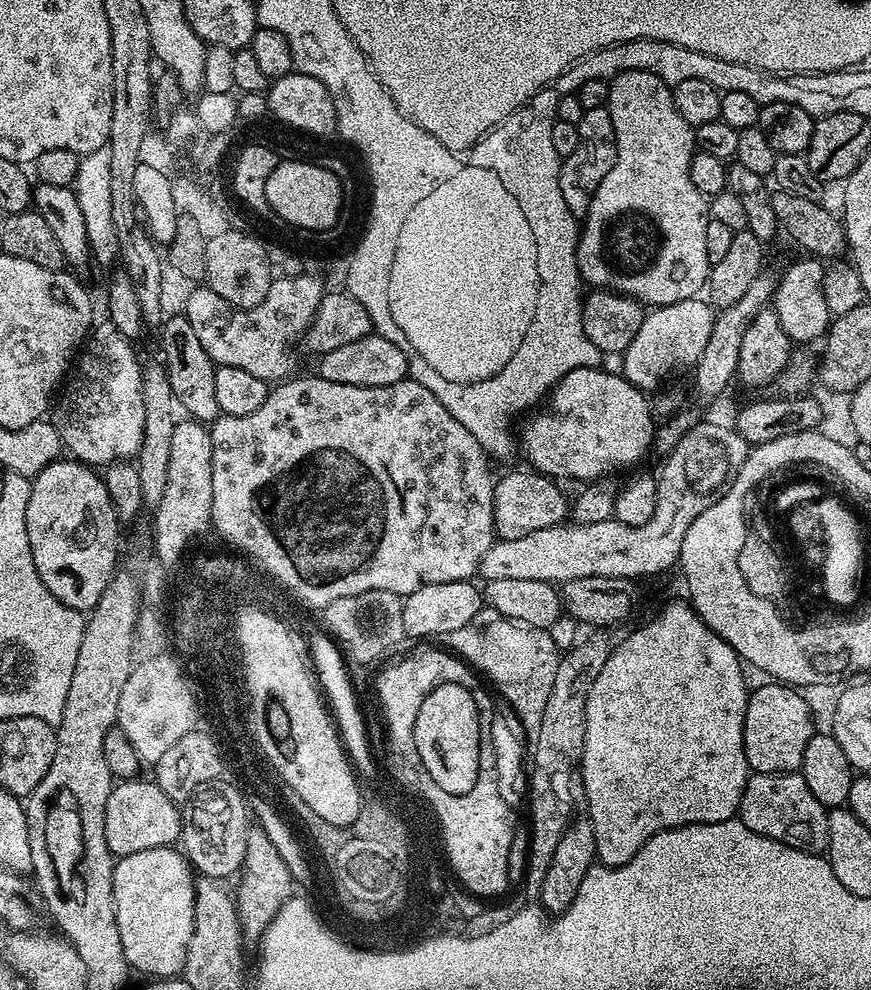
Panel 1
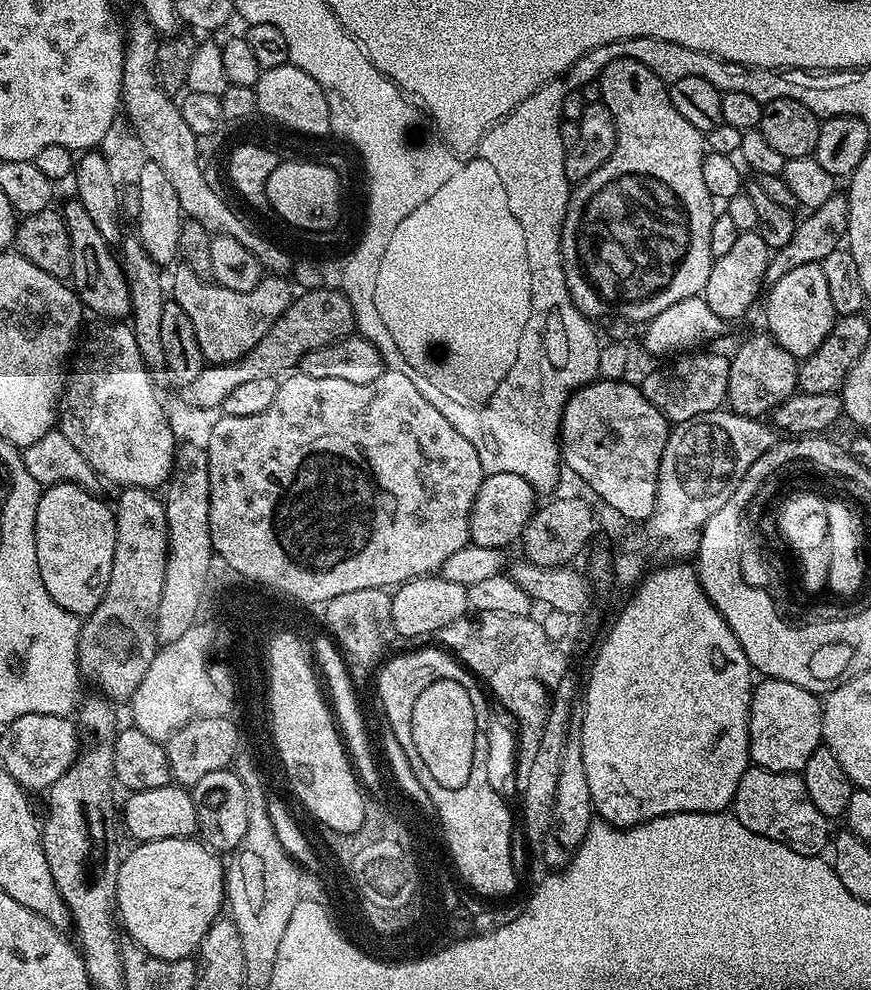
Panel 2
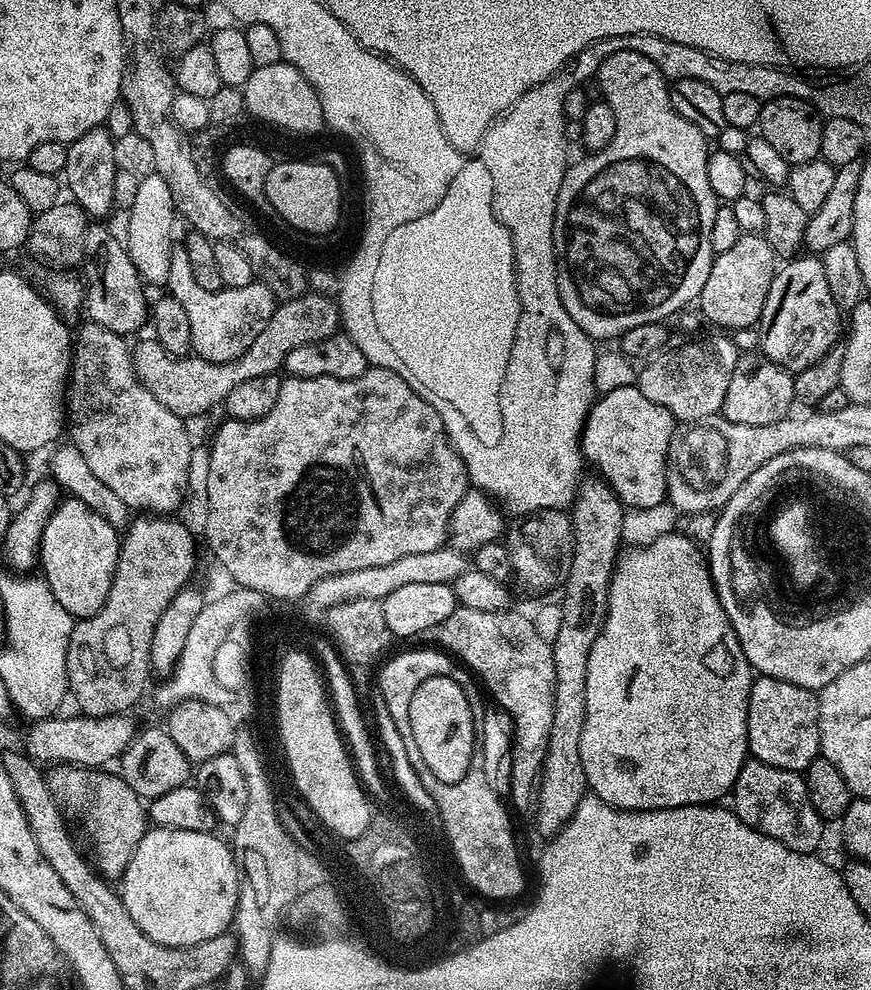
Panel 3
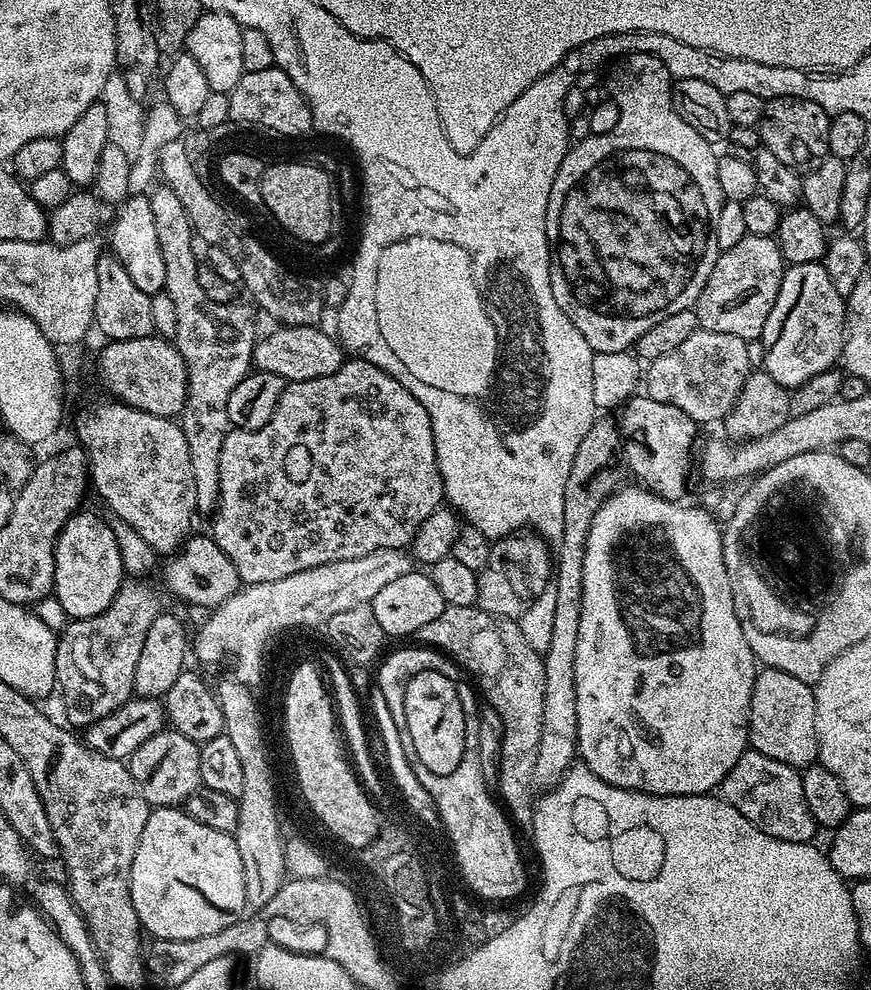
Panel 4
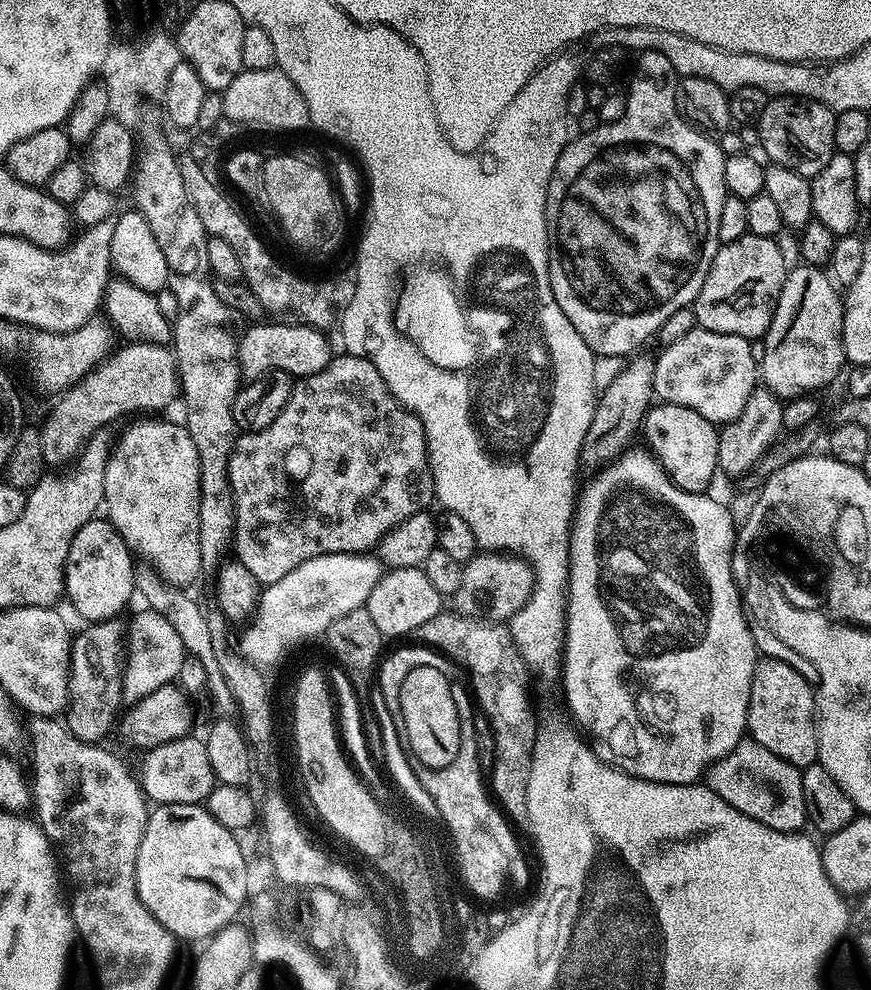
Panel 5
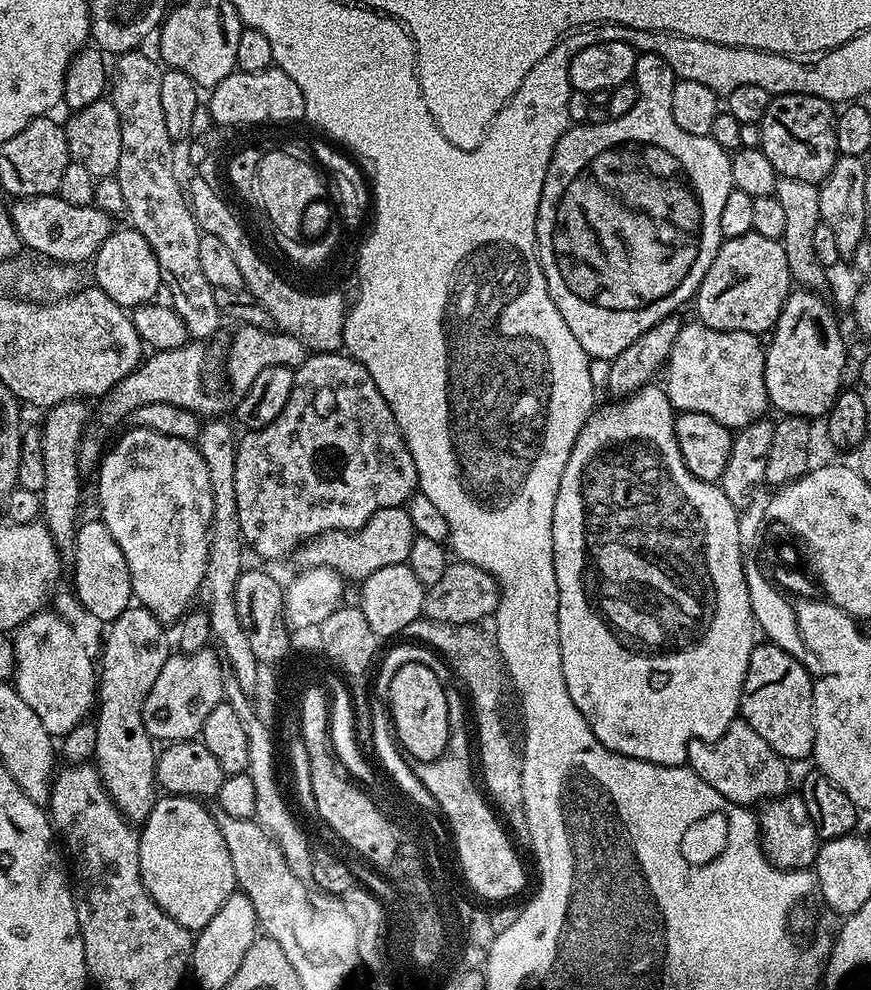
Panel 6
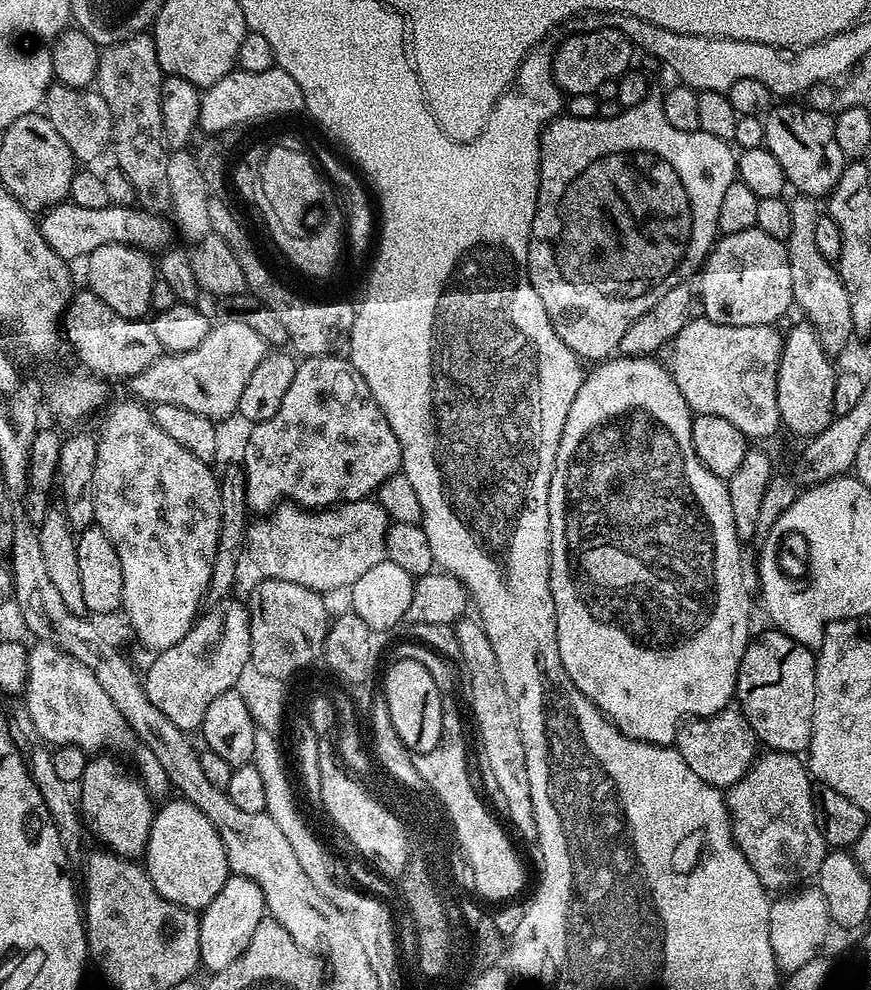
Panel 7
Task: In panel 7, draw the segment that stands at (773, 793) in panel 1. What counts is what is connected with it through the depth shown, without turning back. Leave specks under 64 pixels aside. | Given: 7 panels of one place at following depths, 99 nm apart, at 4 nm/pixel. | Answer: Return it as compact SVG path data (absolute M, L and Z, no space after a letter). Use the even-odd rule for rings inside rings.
M729 706L713 716L689 718L680 725L674 746L686 758L686 766L707 784L727 790L752 768L758 755L758 741L750 722L740 713L739 707Z

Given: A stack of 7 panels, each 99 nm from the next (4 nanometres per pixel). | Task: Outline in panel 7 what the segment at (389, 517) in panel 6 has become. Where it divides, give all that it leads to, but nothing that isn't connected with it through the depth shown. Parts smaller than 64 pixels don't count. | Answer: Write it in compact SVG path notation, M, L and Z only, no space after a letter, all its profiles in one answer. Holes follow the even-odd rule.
M376 498L351 500L348 504L338 504L334 508L321 508L319 510L309 510L307 508L301 508L298 504L281 502L272 509L267 518L256 518L249 523L248 538L246 541L246 556L249 561L252 559L253 562L256 563L257 570L261 572L259 575L269 580L298 582L298 586L306 586L310 590L314 590L321 594L336 592L339 588L348 590L351 589L354 582L358 582L358 578L362 578L362 574L366 574L366 570L370 570L373 566L378 566L378 562L382 562L386 558L386 534L388 533L389 523L388 511L380 505L379 499Z

